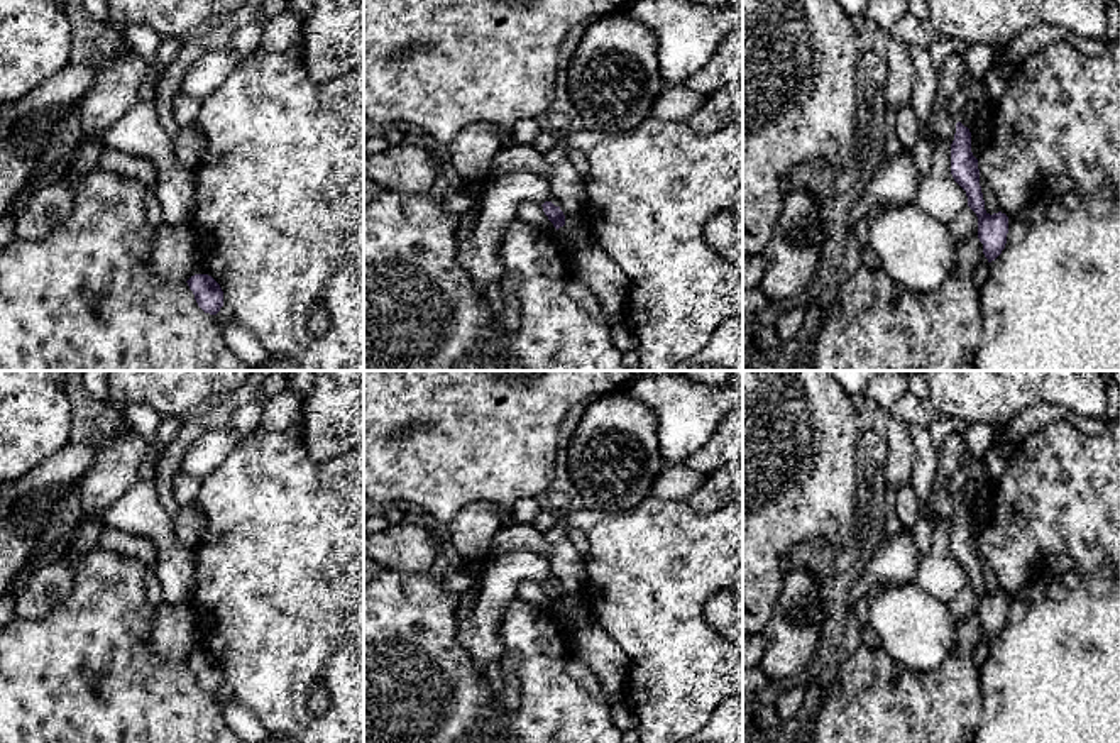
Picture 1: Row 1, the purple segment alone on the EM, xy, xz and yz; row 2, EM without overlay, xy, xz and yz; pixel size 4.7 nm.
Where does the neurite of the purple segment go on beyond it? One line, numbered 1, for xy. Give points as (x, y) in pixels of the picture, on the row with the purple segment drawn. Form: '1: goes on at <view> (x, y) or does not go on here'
1: does not go on here

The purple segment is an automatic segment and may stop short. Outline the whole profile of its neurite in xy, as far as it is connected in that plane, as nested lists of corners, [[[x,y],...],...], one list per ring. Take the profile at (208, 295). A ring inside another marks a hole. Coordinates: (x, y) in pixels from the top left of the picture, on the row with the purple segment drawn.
[[[195,274],[188,281],[198,306],[210,315],[217,315],[223,306],[223,291],[208,274]]]

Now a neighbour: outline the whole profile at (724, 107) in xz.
[[[743,81],[711,93],[687,125],[700,135],[714,134],[727,125],[743,125]]]

